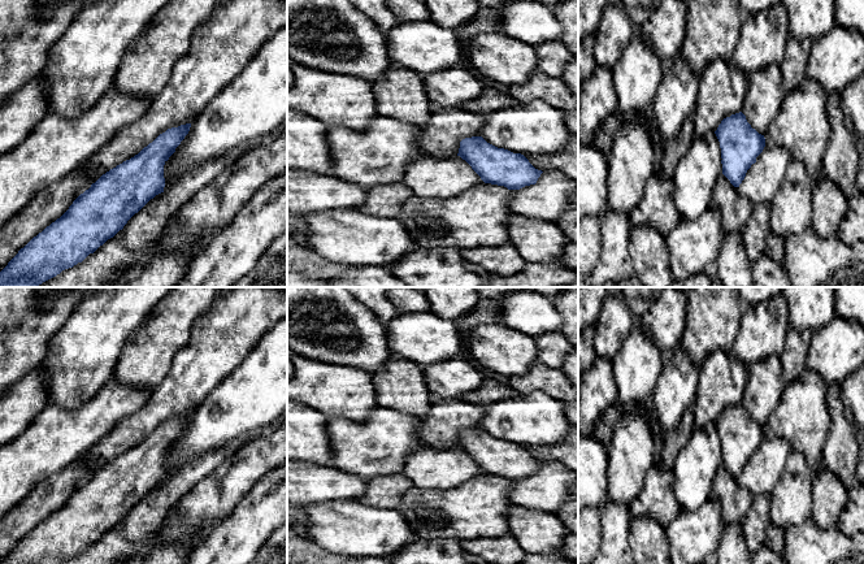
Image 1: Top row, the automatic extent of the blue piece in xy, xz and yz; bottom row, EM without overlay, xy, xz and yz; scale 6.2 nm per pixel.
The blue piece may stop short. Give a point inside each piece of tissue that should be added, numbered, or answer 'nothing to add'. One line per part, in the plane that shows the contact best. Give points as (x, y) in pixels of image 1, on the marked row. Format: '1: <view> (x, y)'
nothing to add

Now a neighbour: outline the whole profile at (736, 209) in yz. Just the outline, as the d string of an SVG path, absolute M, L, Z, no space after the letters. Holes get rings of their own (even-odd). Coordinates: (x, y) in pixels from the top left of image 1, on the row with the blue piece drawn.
M724 174L716 183L712 205L720 209L721 226L725 234L742 233L754 208L754 204Z

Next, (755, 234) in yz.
M770 203L755 204L751 217L742 230L742 239L751 263L765 253L767 238L770 233L769 209Z

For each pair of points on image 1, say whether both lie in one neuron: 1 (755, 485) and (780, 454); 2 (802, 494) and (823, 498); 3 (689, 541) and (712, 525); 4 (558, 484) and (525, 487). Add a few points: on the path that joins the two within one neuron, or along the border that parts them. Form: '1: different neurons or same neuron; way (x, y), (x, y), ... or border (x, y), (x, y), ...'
1: same neuron; way (759, 477), (772, 461)
2: different neurons; border (815, 474), (812, 481), (812, 513), (810, 516)
3: same neuron; way (694, 537), (707, 525)
4: same neuron; way (550, 487), (533, 487)

